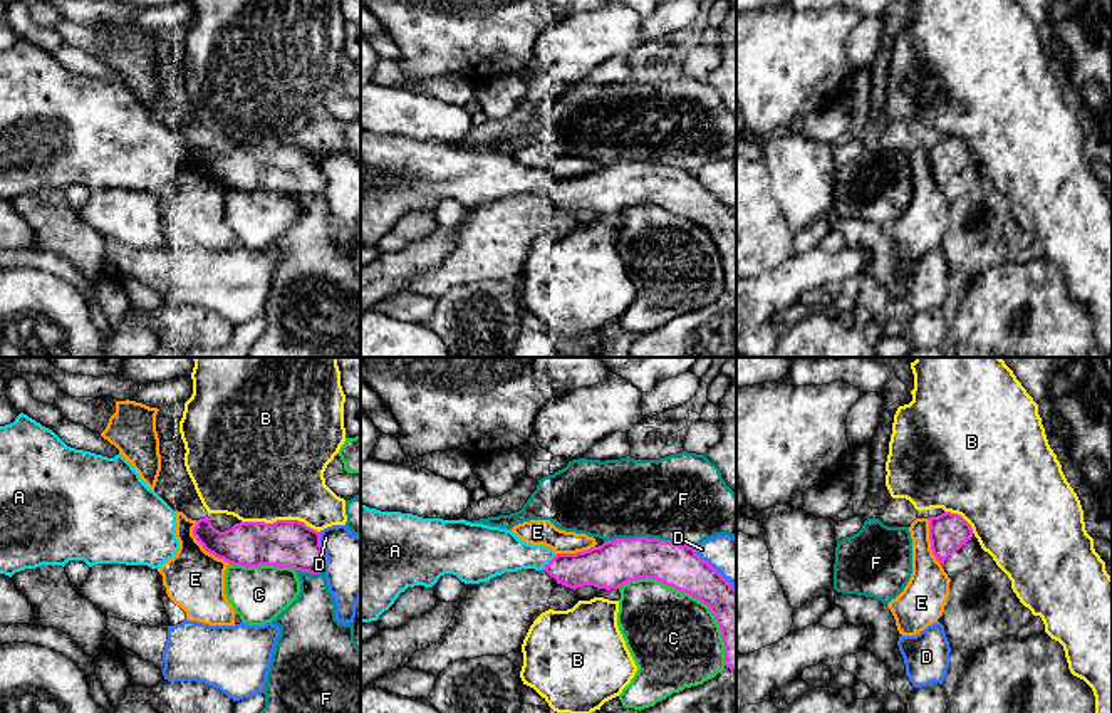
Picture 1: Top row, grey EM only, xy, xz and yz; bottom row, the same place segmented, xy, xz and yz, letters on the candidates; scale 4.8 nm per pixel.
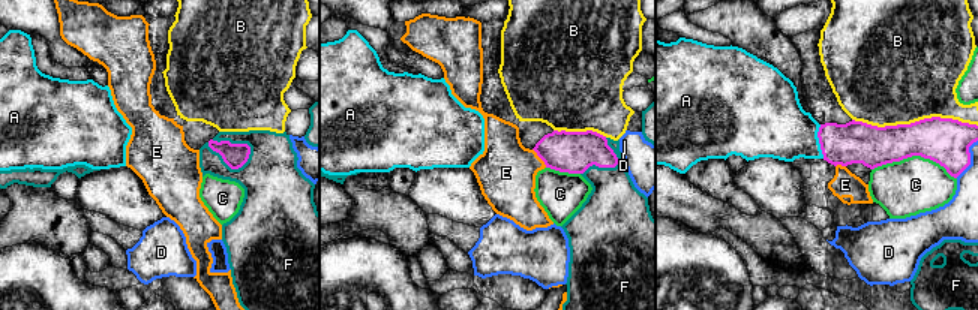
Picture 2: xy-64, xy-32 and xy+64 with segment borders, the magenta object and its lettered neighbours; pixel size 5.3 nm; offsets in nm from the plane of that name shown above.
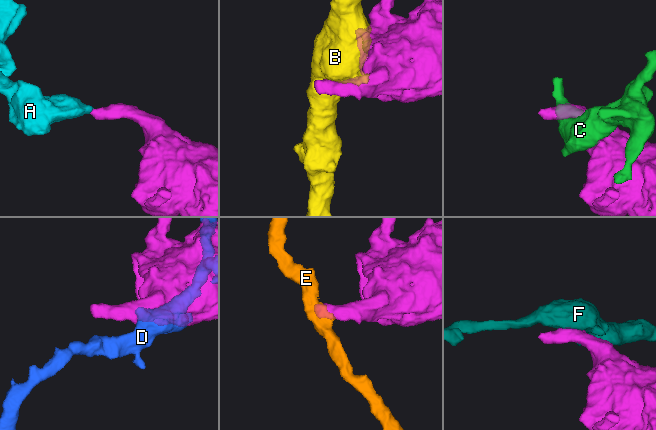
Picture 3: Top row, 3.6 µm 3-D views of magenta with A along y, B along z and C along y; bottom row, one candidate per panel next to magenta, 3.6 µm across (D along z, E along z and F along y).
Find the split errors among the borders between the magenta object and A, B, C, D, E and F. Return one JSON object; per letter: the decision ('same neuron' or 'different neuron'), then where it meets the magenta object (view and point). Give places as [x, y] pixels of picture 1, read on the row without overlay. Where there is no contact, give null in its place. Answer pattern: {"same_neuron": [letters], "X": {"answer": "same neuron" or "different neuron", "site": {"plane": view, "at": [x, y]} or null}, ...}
{"same_neuron": ["A"], "A": {"answer": "same neuron", "site": {"plane": "xz", "at": [549, 187]}}, "B": {"answer": "different neuron", "site": {"plane": "xy", "at": [282, 145]}}, "C": {"answer": "different neuron", "site": {"plane": "xz", "at": [691, 218]}}, "D": {"answer": "different neuron", "site": {"plane": "xy", "at": [322, 175]}}, "E": {"answer": "different neuron", "site": {"plane": "xy", "at": [203, 171]}}, "F": {"answer": "different neuron", "site": {"plane": "xz", "at": [648, 161]}}}

